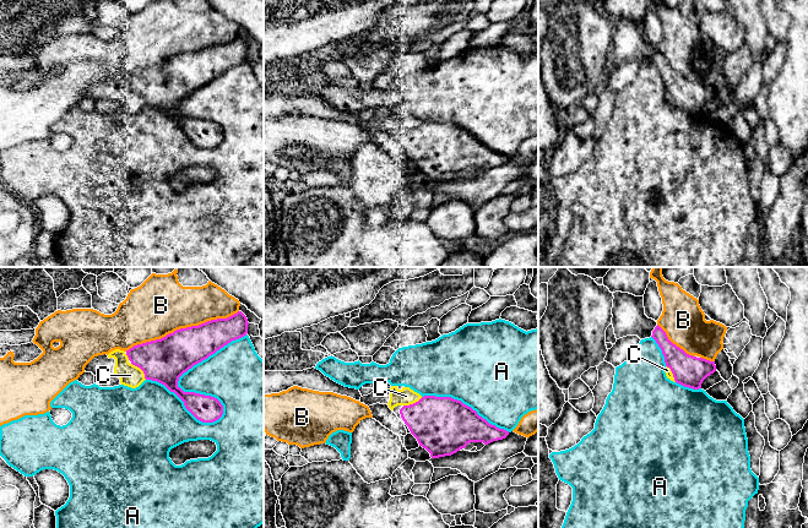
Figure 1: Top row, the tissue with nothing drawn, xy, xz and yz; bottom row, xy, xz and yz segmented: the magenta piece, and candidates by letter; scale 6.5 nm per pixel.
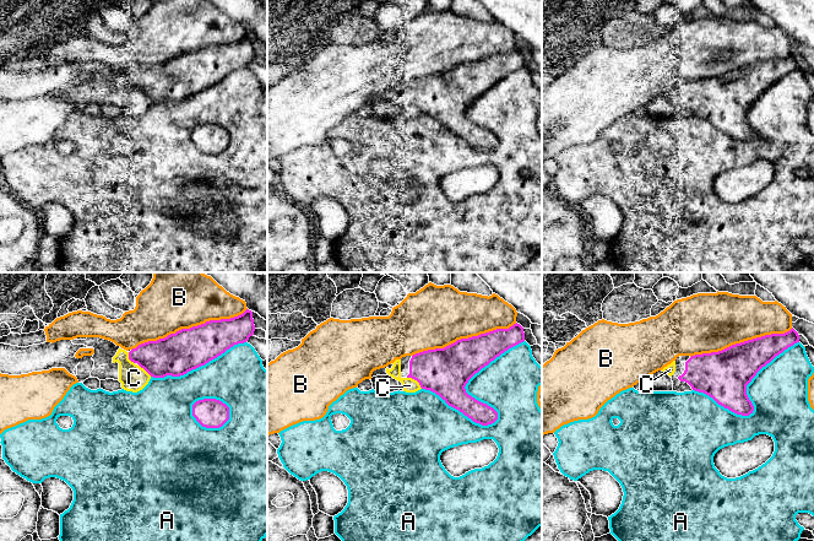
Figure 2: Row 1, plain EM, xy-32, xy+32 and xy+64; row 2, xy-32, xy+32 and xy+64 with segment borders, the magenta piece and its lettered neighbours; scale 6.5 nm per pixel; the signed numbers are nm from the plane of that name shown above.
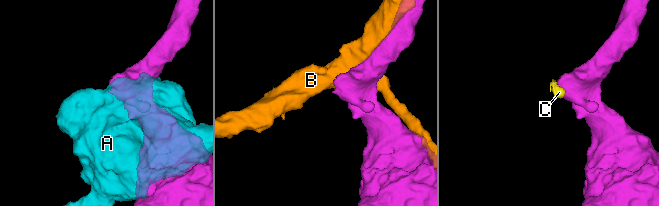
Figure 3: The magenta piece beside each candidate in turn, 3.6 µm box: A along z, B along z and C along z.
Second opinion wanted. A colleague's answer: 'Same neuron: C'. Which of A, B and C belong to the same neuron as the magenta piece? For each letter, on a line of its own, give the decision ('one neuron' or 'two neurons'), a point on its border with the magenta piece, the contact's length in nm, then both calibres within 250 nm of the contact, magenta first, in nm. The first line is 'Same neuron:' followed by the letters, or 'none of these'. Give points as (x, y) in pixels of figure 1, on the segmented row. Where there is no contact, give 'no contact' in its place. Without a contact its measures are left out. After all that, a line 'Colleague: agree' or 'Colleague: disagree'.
Same neuron: C
A: two neurons | xy (207, 396) | 700 nm | 180/400 nm
B: two neurons | xy (182, 328) | 800 nm | 300/380 nm
C: one neuron | xy (141, 369) | 150 nm | 300/140 nm
Colleague: agree

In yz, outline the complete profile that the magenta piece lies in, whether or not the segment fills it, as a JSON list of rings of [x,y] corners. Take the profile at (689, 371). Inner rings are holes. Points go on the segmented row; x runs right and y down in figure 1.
[[[657,325],[651,336],[662,350],[666,376],[673,382],[693,390],[701,388],[703,381],[716,371],[715,361],[687,354],[673,344]]]

